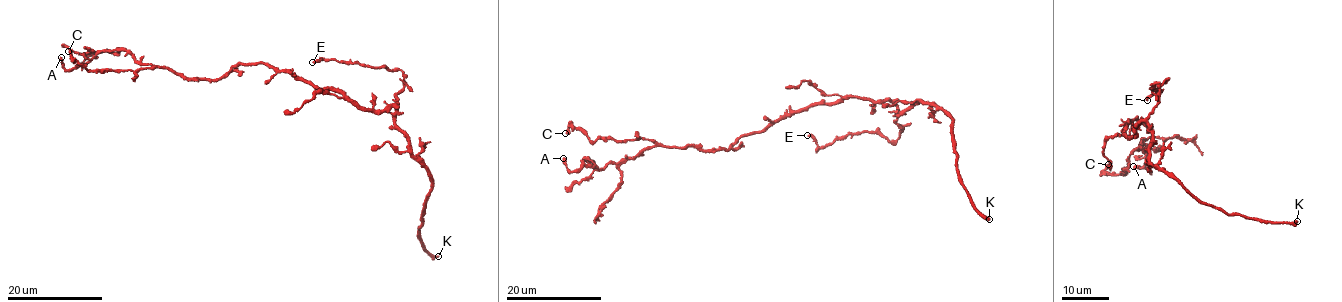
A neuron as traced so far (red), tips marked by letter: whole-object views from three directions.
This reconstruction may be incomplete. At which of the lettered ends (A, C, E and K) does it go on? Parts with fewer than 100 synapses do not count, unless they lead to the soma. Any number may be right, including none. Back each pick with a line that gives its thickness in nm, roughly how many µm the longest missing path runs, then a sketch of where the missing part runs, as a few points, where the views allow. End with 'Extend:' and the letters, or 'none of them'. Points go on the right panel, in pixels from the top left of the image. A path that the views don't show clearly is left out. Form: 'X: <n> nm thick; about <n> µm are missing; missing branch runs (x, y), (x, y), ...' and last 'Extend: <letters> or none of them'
K: 380 nm thick; about 250 µm are missing
Extend: K

